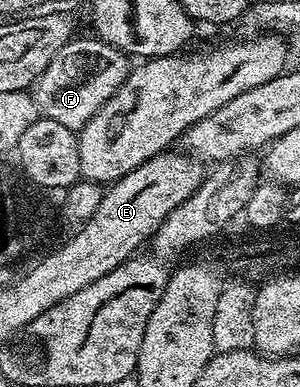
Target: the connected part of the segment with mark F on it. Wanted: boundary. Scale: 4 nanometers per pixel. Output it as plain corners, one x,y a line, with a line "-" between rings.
74,38
57,51
55,58
51,58
51,66
47,66
33,83
31,95
44,119
80,130
121,89
130,71
130,57
106,40

